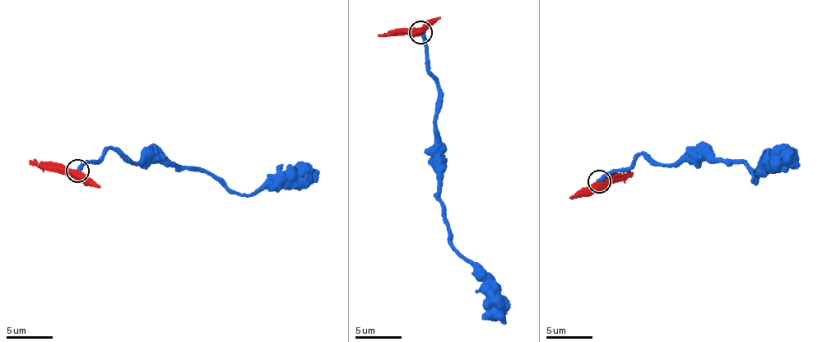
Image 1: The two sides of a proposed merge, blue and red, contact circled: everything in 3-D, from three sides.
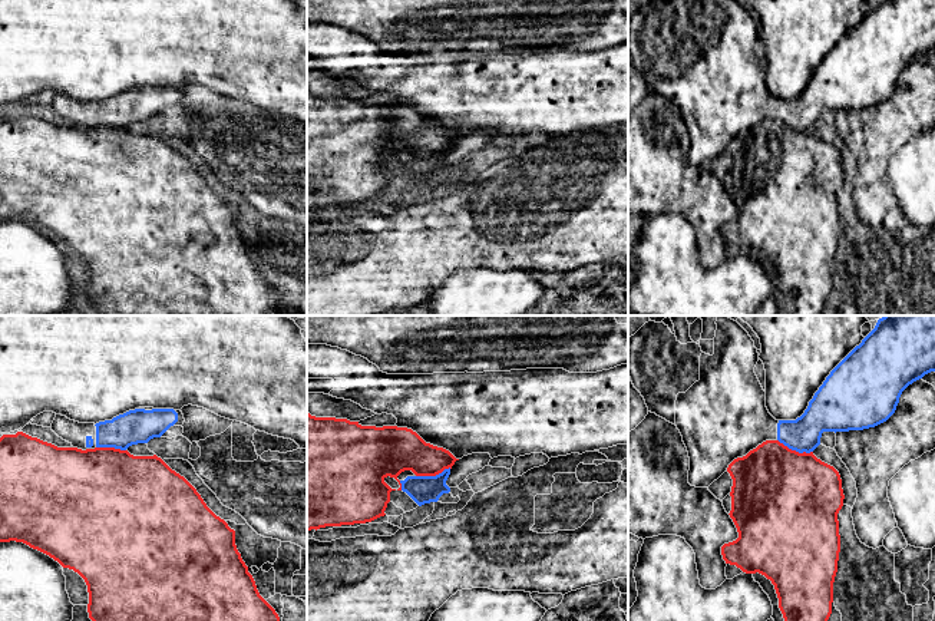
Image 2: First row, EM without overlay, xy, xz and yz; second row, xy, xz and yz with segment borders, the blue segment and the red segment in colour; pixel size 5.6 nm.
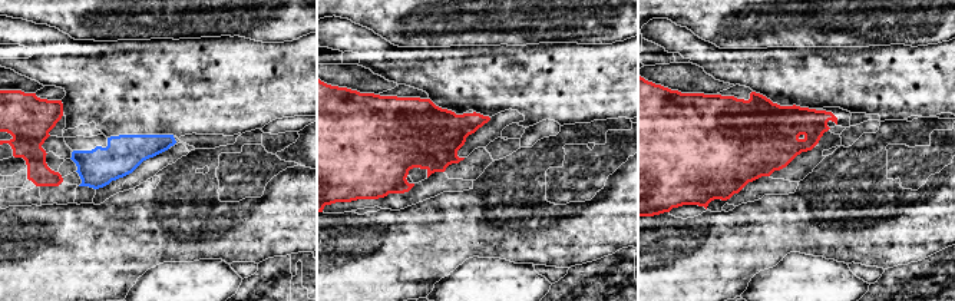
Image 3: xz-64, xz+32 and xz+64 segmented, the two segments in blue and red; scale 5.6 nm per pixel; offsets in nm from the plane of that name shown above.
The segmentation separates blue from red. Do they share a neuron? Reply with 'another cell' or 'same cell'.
another cell

